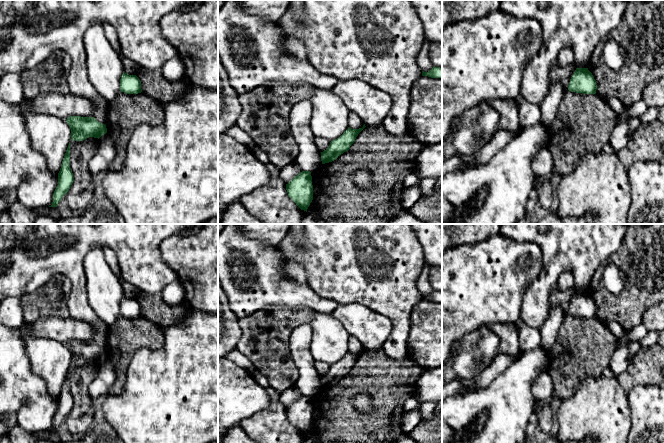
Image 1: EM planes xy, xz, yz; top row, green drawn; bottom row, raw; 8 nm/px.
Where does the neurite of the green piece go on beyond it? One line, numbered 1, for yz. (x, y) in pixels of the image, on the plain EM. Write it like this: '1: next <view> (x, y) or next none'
1: next none

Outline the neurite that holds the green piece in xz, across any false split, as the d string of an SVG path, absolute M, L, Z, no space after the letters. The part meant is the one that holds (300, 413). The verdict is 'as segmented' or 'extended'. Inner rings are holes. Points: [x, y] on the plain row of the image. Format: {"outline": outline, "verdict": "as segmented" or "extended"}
{"outline": "M302 395L286 408L288 420L296 429L307 436L313 424L313 409L310 395Z", "verdict": "as segmented"}

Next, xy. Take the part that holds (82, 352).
{"outline": "M70 340L66 346L71 353L71 364L83 365L89 361L100 362L107 357L105 348L94 341Z", "verdict": "as segmented"}

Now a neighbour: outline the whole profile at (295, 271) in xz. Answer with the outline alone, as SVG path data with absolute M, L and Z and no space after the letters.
M281 252L280 258L282 260L282 266L286 276L290 280L295 281L300 285L308 286L308 276L304 269L304 266L292 260L283 252Z

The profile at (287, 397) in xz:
M291 387L280 393L279 401L285 406L285 408L288 408L300 396L302 396L302 394L295 387Z

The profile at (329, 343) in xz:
M314 311L312 326L311 354L315 361L335 364L349 351L349 334L342 323L332 314Z

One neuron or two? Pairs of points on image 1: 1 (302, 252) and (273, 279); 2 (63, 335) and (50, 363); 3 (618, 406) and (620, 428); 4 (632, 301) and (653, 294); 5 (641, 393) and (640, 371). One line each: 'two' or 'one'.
1: two
2: two
3: one
4: one
5: two

